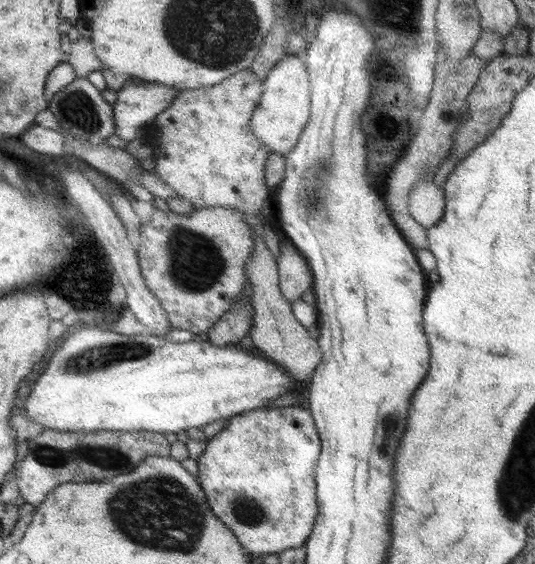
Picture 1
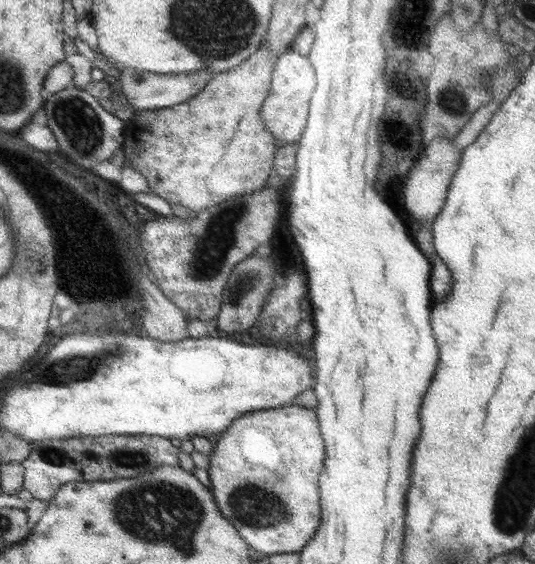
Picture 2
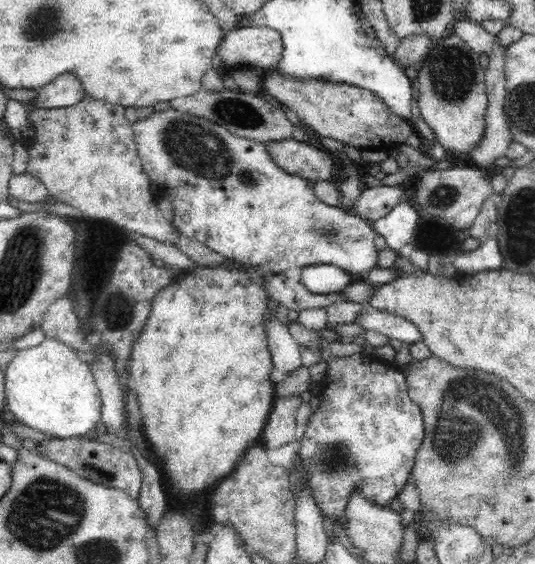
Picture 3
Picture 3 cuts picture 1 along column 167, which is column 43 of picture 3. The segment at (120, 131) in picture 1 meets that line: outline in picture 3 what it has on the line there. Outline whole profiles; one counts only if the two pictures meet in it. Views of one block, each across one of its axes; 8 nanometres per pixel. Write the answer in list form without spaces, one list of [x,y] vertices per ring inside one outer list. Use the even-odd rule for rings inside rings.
[[[64,73],[38,89],[33,102],[39,108],[66,108],[80,102],[86,94],[75,74]]]

